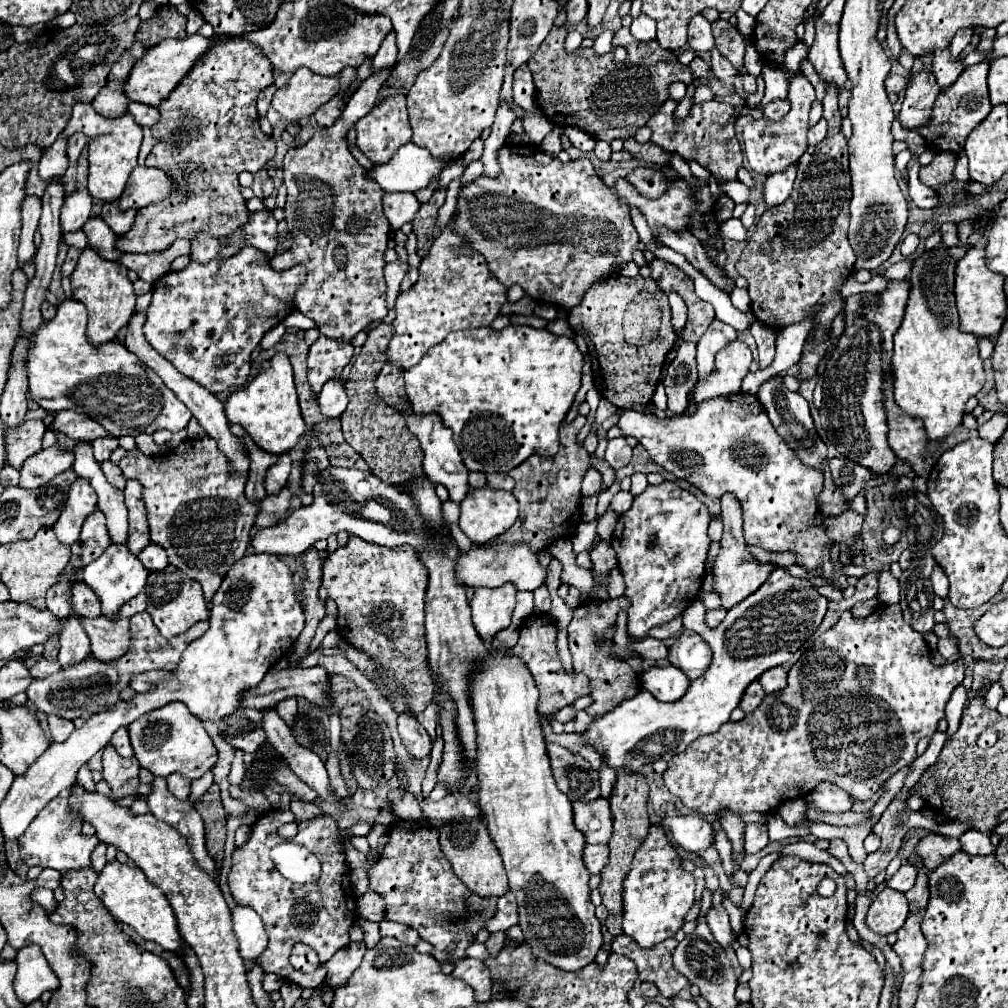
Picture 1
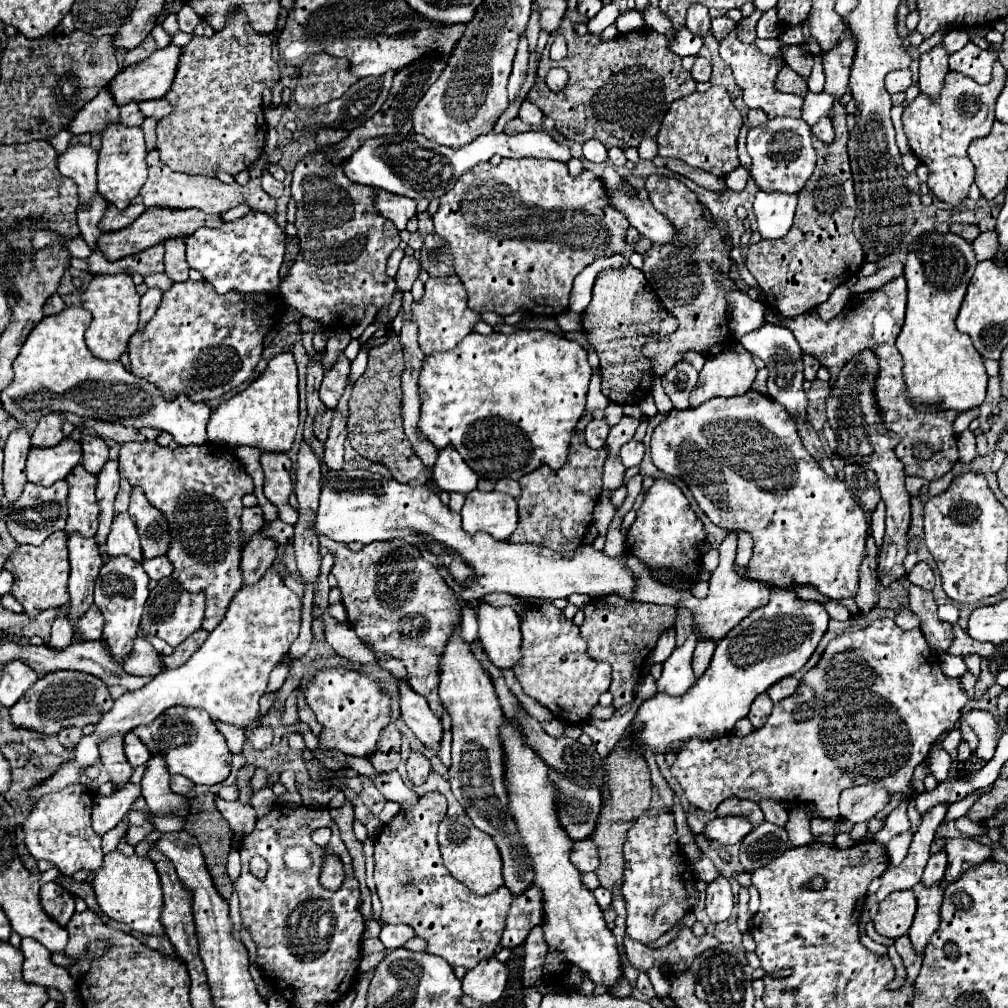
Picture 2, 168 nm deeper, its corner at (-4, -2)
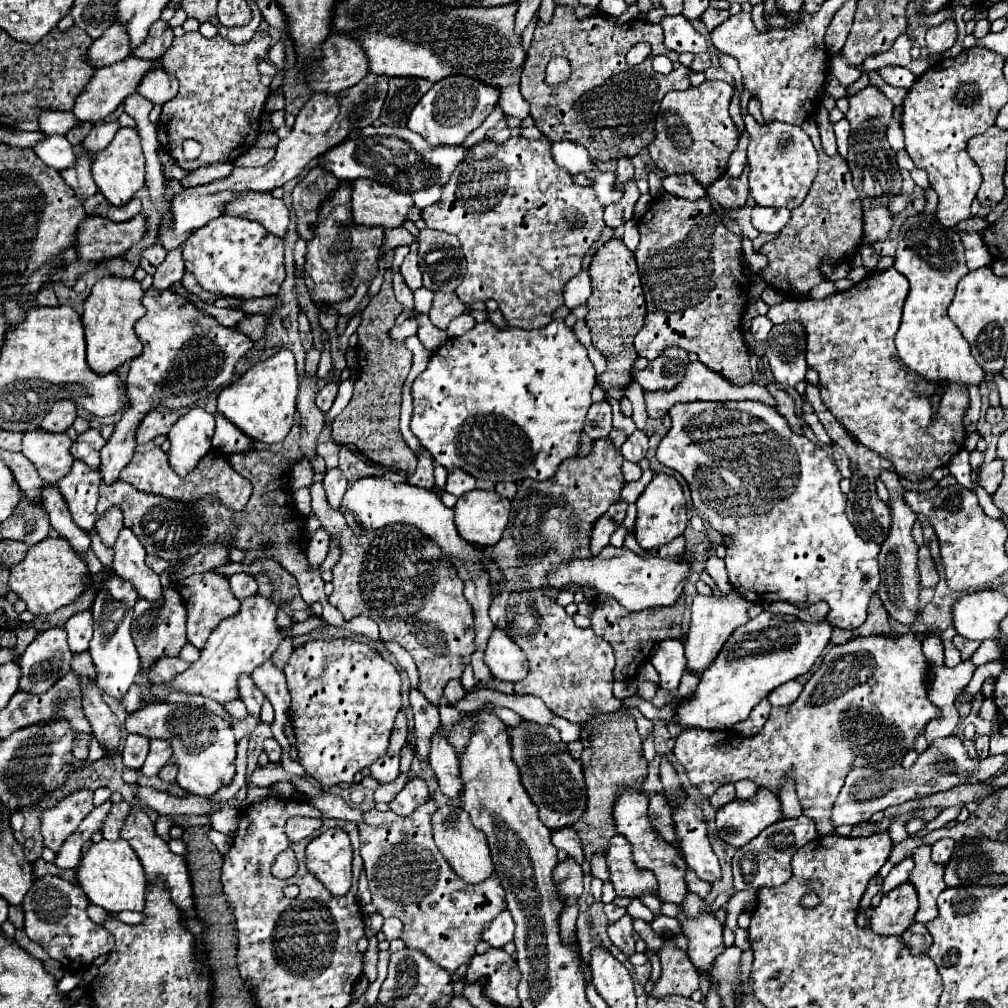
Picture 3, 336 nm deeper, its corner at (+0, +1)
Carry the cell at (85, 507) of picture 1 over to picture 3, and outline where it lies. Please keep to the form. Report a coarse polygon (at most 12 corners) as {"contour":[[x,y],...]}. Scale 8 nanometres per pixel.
{"contour":[[74,461],[58,481],[74,523],[92,531],[100,473]]}

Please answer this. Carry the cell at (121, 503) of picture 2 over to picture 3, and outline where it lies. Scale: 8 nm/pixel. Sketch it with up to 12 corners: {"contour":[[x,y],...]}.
{"contour":[[110,509],[96,521],[96,533],[106,547],[114,547],[124,529],[120,509]]}

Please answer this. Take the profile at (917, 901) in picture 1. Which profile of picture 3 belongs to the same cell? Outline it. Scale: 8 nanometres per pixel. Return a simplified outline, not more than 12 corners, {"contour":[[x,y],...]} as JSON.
{"contour":[[940,839],[932,847],[932,861],[948,863],[954,839]]}

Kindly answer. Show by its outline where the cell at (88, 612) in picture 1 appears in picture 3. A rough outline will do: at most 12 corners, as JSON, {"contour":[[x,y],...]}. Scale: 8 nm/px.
{"contour":[[92,613],[72,615],[64,631],[74,653],[92,639]]}

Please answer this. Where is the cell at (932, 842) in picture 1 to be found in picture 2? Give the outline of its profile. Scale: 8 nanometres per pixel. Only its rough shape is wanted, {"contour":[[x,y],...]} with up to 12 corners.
{"contour":[[974,838],[946,840],[946,882],[990,858]]}

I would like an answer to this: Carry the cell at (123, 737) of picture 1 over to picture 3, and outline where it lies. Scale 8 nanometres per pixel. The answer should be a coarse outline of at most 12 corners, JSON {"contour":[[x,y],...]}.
{"contour":[[128,735],[122,751],[124,767],[140,769],[150,739]]}

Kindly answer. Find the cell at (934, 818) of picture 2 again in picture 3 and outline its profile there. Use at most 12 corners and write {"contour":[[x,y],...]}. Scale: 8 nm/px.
{"contour":[[904,859],[884,877],[882,893],[906,883],[912,859]]}

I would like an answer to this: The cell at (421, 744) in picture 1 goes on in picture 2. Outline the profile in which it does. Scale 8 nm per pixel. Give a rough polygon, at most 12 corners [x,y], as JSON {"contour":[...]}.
{"contour":[[412,750],[406,760],[408,778],[414,786],[426,782],[430,760]]}

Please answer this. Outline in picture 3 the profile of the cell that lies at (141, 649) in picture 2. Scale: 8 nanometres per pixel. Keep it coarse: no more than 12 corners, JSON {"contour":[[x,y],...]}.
{"contour":[[180,657],[160,659],[148,677],[156,685],[170,685],[190,667]]}

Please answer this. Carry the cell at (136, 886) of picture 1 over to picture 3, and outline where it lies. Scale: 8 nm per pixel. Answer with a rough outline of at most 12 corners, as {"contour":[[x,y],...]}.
{"contour":[[126,841],[92,843],[76,869],[94,905],[144,911],[146,873]]}

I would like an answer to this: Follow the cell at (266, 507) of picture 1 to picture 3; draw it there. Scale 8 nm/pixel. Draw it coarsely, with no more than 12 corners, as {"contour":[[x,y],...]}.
{"contour":[[230,577],[230,589],[240,601],[258,591],[254,577]]}

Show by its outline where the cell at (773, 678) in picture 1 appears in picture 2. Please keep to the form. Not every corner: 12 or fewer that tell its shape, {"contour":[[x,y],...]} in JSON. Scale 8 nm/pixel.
{"contour":[[794,676],[782,678],[768,688],[776,702],[792,696],[798,688]]}

